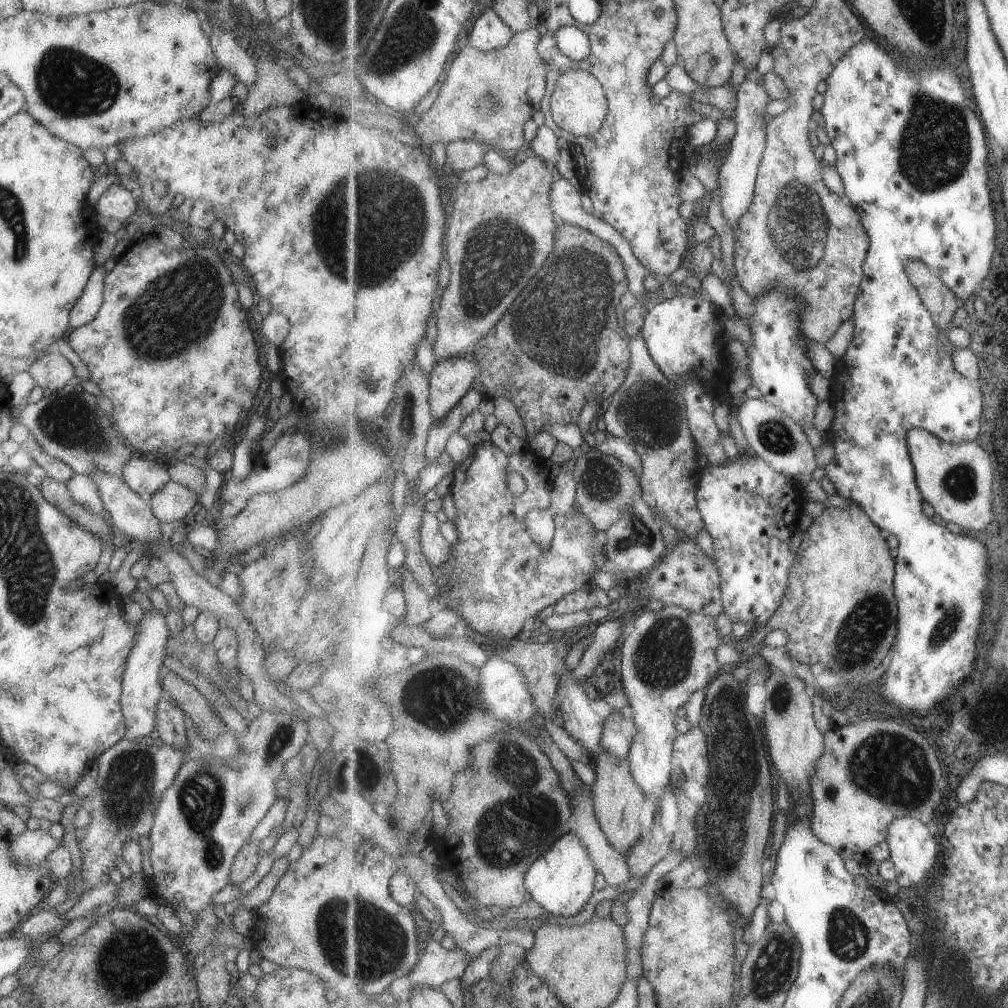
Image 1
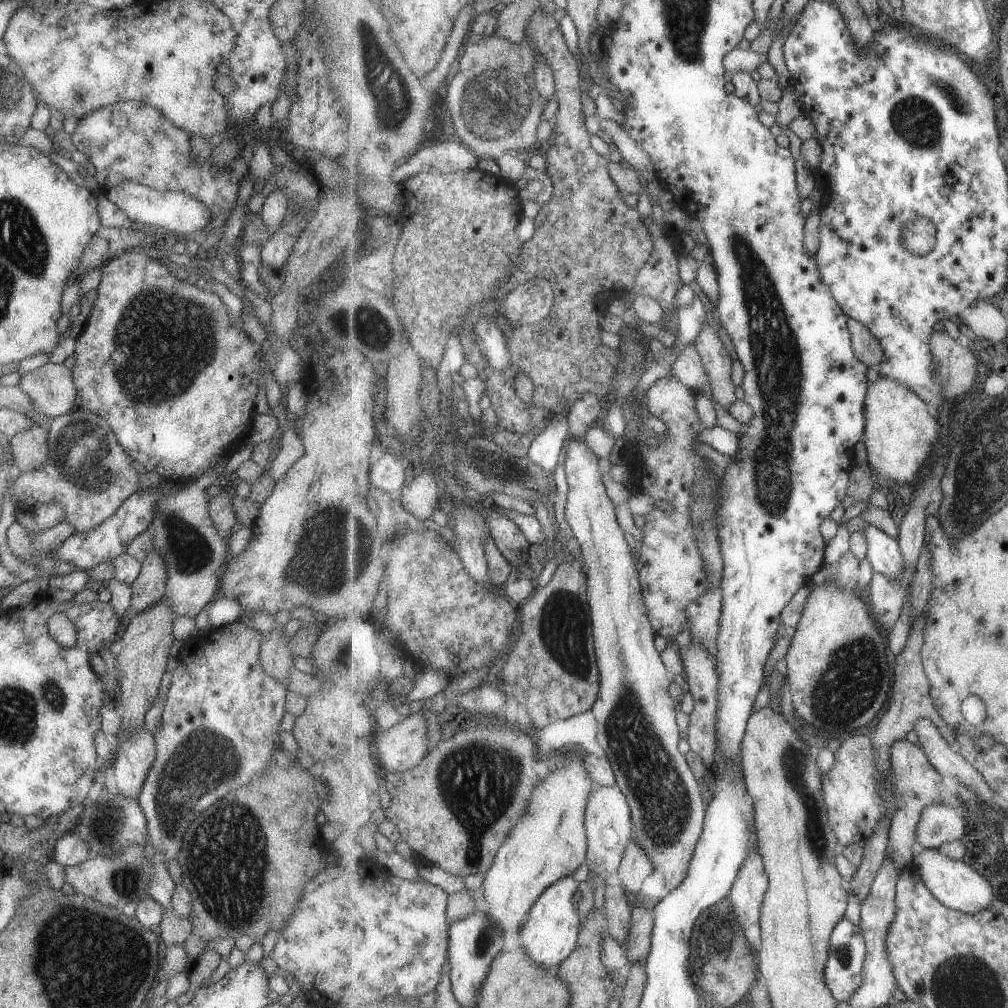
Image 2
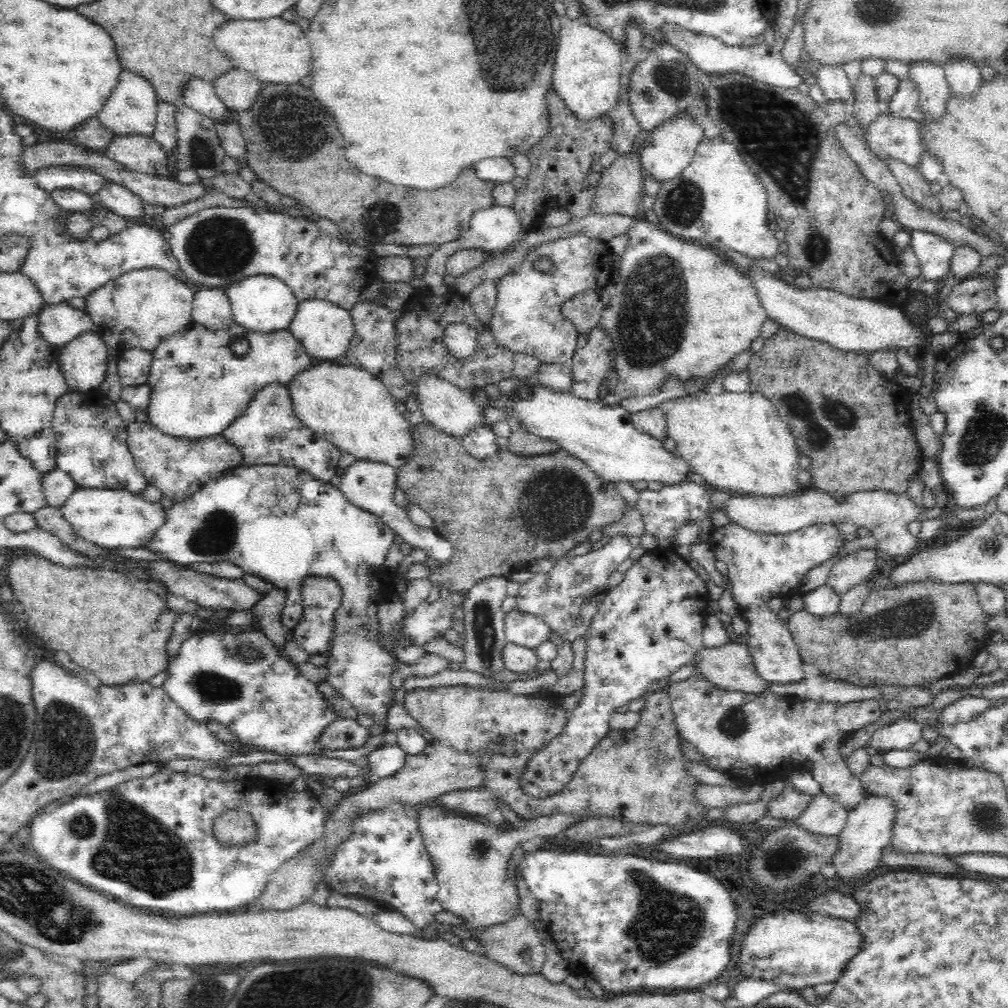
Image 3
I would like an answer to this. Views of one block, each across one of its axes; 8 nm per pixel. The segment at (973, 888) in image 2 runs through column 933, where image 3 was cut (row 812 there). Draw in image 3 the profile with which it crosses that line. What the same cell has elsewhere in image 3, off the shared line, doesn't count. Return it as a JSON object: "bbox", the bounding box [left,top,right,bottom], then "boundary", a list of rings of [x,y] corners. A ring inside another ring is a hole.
{"bbox":[832,798,893,886],"boundary":[[[865,798],[856,807],[850,808],[844,828],[838,834],[838,847],[832,854],[832,864],[836,868],[838,884],[852,886],[854,880],[862,880],[862,874],[872,872],[878,865],[882,865],[883,854],[890,847],[892,836],[892,808],[893,803],[888,798]]]}

